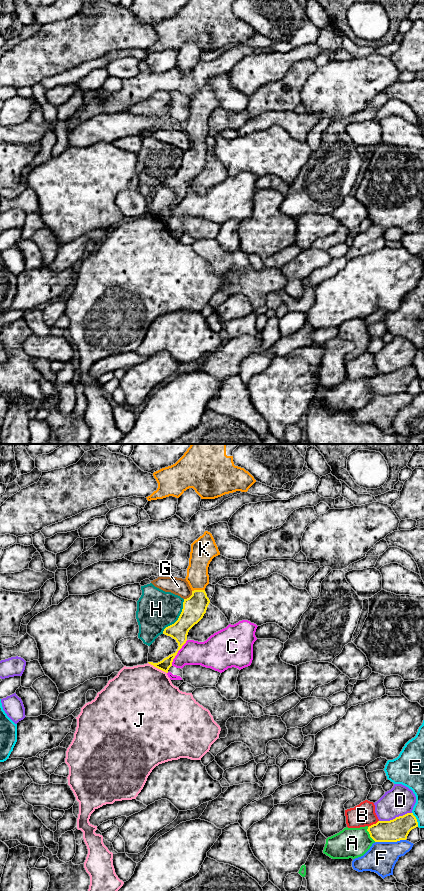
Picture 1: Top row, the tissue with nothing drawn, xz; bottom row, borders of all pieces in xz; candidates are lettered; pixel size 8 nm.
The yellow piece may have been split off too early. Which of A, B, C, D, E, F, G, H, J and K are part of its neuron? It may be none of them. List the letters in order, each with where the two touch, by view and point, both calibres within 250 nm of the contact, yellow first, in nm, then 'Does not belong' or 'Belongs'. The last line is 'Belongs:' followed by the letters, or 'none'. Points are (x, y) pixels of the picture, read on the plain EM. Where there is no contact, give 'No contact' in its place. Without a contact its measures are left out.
A: Touches yellow at xz (369, 385). Thickness 180 nm (yellow) against 240 nm. Does not belong
B: Touches yellow at xz (373, 376). Thickness 180 nm (yellow) against 180 nm. Does not belong
C: Touches yellow at xz (177, 204). Thickness 150 nm (yellow) against 220 nm. Does not belong
D: Touches yellow at xz (396, 369). Thickness 180 nm (yellow) against 240 nm. Does not belong
E: Touches yellow at xz (416, 371). Thickness 180 nm (yellow) against 100 nm. Does not belong
F: Touches yellow at xz (390, 393). Thickness 180 nm (yellow) against 240 nm. Does not belong
G: Touches yellow at xz (190, 148). Thickness 190 nm (yellow) against 140 nm. Does not belong
H: Touches yellow at xz (178, 170). Thickness 190 nm (yellow) against 320 nm. Does not belong
J: Touches yellow at xz (157, 219). Thickness 90 nm (yellow) against 480 nm. Does not belong
K: Touches yellow at xz (198, 142). Thickness 190 nm (yellow) against 180 nm. Belongs
Belongs: K

